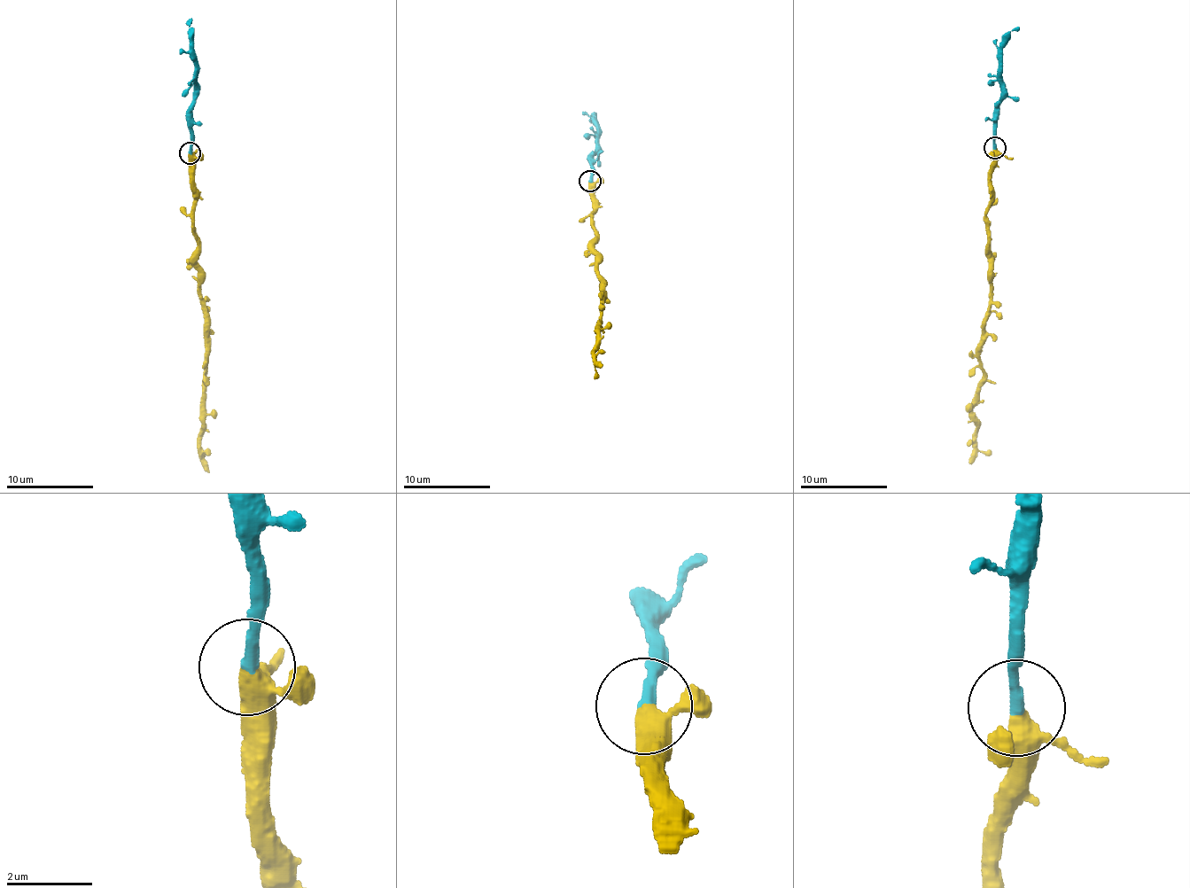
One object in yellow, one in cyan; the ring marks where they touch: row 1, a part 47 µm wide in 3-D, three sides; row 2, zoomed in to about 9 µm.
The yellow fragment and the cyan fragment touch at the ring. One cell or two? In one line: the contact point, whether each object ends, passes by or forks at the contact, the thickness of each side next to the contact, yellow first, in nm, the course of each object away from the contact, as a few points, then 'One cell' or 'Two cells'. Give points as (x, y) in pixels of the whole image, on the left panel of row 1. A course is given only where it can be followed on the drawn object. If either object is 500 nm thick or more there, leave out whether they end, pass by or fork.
Place: (190, 152). At the ring yellow forks. At the ring cyan ends. Thickness 280 nm (yellow) against 280 nm. Course of yellow: (189, 153), (196, 210), (193, 222), (198, 297), (206, 330), (206, 385), (199, 445), (202, 464), (208, 472). Course of cyan: (189, 153), (196, 95), (191, 19). One cell

